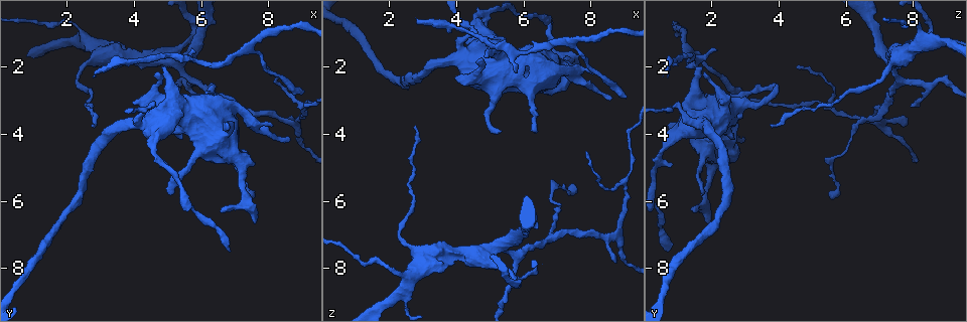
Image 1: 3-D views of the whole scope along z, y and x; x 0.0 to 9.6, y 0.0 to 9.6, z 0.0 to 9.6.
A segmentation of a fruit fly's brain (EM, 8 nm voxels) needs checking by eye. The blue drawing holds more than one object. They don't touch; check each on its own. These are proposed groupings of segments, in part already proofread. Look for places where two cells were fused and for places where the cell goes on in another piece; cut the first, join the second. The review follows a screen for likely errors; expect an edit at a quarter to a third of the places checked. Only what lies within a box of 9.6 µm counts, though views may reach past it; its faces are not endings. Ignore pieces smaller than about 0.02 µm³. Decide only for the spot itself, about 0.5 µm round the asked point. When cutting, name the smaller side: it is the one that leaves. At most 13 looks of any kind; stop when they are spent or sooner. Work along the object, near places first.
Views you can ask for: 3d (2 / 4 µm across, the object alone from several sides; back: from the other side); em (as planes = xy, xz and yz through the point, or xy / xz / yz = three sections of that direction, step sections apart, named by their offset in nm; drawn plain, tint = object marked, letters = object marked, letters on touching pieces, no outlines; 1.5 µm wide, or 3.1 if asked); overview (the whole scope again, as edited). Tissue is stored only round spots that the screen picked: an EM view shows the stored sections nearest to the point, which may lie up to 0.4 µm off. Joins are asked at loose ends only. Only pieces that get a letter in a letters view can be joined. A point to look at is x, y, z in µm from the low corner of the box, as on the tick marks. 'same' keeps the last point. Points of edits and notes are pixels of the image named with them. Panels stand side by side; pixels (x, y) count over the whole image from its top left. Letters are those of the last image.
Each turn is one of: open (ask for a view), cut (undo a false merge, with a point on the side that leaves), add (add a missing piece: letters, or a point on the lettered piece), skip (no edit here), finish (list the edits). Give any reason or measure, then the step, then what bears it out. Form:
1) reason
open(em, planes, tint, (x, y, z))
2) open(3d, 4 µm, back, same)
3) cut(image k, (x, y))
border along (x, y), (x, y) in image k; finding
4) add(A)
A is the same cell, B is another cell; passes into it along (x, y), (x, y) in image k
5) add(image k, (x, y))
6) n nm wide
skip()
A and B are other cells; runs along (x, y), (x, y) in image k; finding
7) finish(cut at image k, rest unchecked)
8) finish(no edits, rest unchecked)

side arm on a straight run
open(3d, 4 µm, (7.35, 1.55, 1.25))

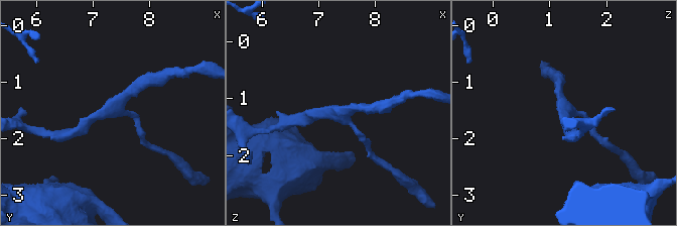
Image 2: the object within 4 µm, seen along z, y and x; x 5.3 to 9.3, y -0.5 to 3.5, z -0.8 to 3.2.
3 arms; shape alone is not enough
open(em, planes, tint, (7.35, 1.50, 1.30))

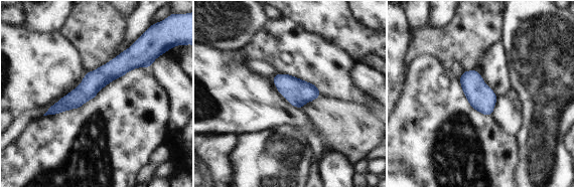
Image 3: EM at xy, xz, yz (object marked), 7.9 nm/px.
open(em, planes, letters, same)

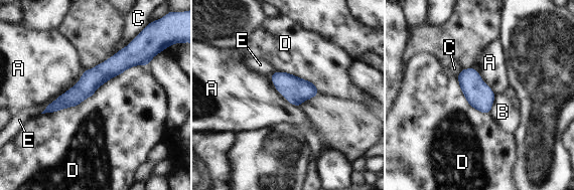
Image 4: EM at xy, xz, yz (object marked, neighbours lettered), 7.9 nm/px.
skip()
A, B, C, D and E are other cells; border along (270, 74), (274, 86), (299, 107) in image 4; continuous, no second cell

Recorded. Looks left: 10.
branch stops here
open(em, yz, step 4, letters, (7.90, 2.10, 4.55))

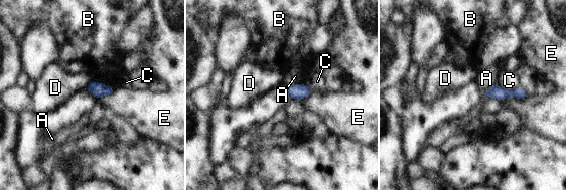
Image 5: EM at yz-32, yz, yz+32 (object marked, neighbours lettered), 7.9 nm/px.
open(em, planes, letters, same)

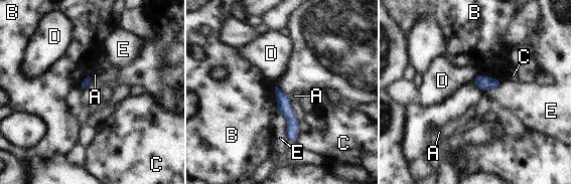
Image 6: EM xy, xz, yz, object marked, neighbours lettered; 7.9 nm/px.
E touches over 260 nm
skip()
A, B, C, D and E are other cells; border along (277, 109), (287, 120), (288, 139) in image 6; none of them fits

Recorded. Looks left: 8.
end of a long branch
open(3d, 4 µm, (8.95, 2.75, 2.85))

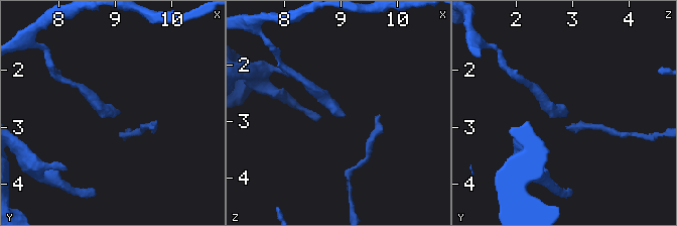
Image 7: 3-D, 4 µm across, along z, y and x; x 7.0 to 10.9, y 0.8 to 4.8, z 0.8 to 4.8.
open(em, xy, step 4, letters, (9.00, 2.80, 2.85))

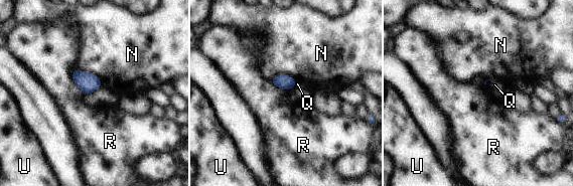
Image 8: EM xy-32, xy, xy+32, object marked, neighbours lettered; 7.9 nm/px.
skip()
N, Q, R and U are other cells; none of them fits

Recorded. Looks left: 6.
three-way junction
open(em, xy, step 4, tint, (6.85, 3.25, 7.10))

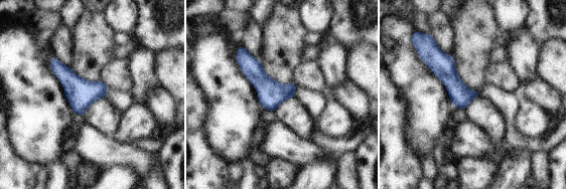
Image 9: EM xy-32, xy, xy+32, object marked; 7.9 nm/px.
open(em, planes, tint, same)

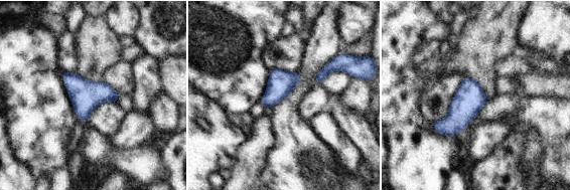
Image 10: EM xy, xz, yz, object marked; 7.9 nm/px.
see the neighbours
open(em, planes, letters, same)

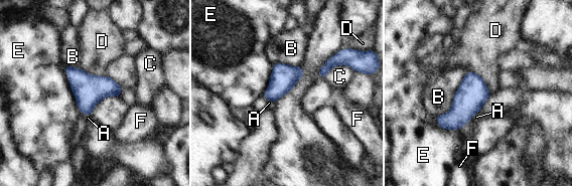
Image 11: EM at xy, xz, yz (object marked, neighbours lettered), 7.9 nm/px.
skip()
A, B, C, D, E and F are other cells; border along (468, 70), (452, 106), (437, 116) in image 11; one cell here

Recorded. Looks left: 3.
sharp bend
open(em, planes, letters, (4.65, 3.25, 1.15))

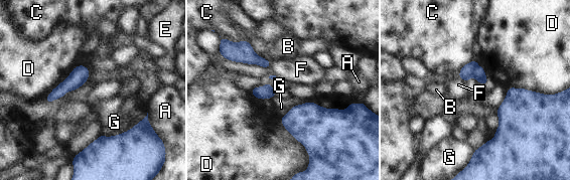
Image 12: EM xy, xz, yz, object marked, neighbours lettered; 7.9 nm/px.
50 nm wide
cut(image 12, (466, 71))
A, B, C, D, E, F and G are other cells; border along (477, 65), (471, 75) in image 12; a second cell is stuck on

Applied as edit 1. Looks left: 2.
finish(cut at image 12, rest unchecked)

